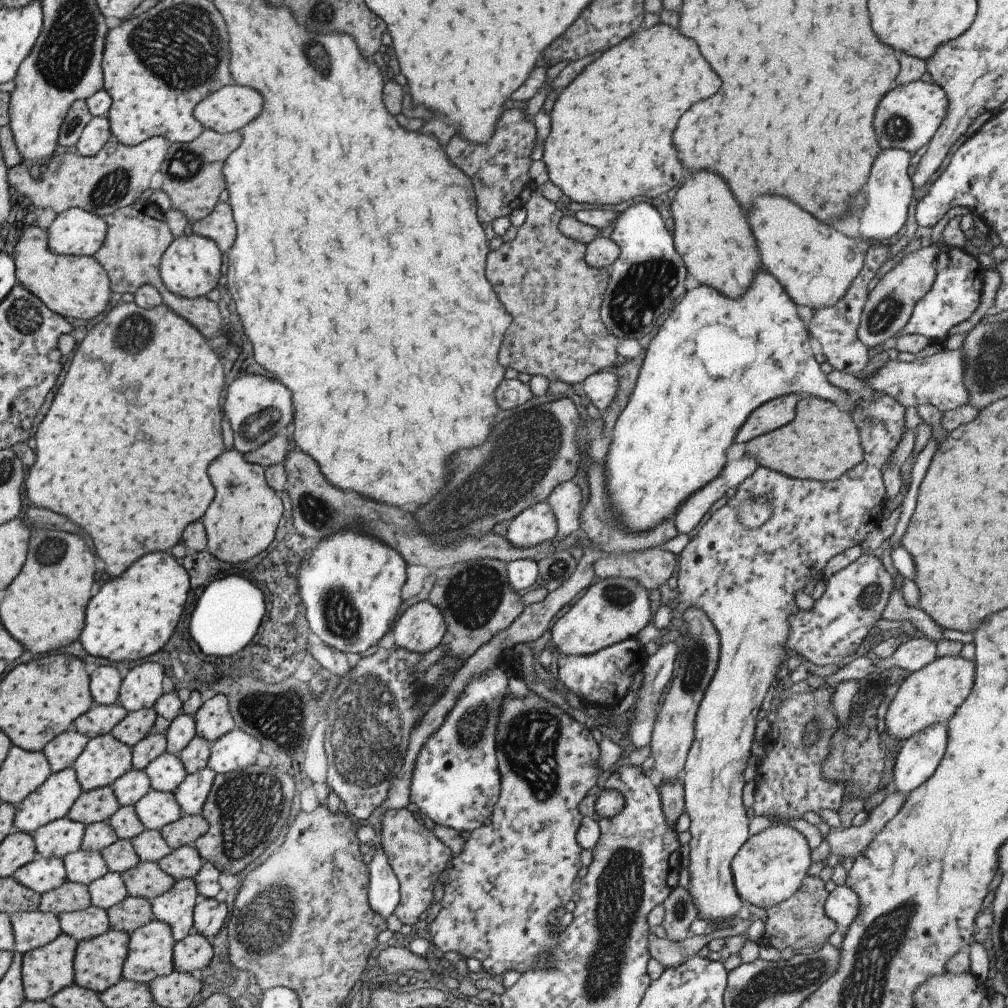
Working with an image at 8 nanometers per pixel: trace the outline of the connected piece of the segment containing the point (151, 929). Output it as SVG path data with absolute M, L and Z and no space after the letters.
M155 918L136 928L129 935L127 954L120 972L122 977L147 985L156 976L173 971L174 942L168 924Z

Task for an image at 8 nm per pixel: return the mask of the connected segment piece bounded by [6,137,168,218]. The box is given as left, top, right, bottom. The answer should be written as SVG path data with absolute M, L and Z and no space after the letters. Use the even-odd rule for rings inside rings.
M153 137L135 146L125 146L119 141L109 138L103 146L90 157L78 155L74 150L61 151L58 150L41 166L38 178L32 178L29 175L27 167L23 163L9 167L6 172L6 181L20 195L27 196L32 205L37 208L47 208L56 214L68 209L69 207L79 207L83 210L93 212L98 217L106 217L108 214L119 210L120 208L129 206L138 200L143 190L148 188L149 180L155 172L160 170L162 160L168 147L167 140L163 137Z

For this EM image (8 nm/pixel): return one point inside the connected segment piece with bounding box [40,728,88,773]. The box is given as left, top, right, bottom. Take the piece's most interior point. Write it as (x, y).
(60, 752)

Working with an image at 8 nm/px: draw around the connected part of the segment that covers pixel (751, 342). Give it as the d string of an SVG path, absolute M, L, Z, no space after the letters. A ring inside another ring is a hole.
M759 270L755 274L753 282L749 284L747 292L743 291L739 298L729 298L714 288L709 288L709 286L697 286L693 290L685 290L683 300L677 302L657 330L657 333L651 338L638 370L632 393L627 399L627 404L619 413L612 428L612 434L610 434L610 443L604 461L604 473L606 474L608 507L612 508L611 512L616 518L616 523L619 523L620 527L623 527L626 531L641 532L655 528L657 524L662 523L663 519L672 518L674 512L690 498L692 492L698 491L699 488L711 482L719 474L724 465L725 450L733 442L735 432L739 430L739 426L743 424L743 420L749 416L751 410L754 411L755 408L769 399L785 395L809 394L809 397L827 399L832 403L839 400L845 402L846 400L848 410L854 409L856 402L851 401L844 390L834 387L825 380L824 374L819 369L819 364L813 358L814 355L809 345L809 338L808 330L805 329L801 318L797 315L797 305L789 298L789 295L777 282L777 279L769 272Z

